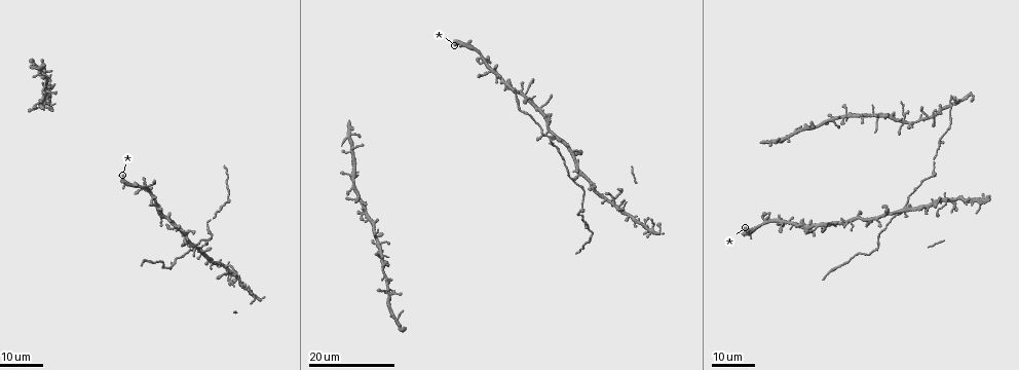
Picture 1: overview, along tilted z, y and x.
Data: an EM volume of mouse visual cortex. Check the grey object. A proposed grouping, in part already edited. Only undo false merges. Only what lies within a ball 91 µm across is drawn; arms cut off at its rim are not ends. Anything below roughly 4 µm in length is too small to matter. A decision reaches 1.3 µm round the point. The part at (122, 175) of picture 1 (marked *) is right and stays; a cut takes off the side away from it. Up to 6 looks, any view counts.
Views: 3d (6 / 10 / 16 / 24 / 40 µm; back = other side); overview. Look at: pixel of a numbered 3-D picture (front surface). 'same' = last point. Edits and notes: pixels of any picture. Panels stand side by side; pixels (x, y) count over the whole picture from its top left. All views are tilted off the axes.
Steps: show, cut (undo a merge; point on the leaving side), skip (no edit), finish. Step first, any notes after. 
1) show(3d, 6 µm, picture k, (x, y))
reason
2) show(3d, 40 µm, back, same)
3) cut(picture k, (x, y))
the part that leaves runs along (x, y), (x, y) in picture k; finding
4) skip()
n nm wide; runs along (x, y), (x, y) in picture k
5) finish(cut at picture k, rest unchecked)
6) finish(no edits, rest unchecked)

show(3d, 16 µm, picture 1, (199, 242))
three arms meet

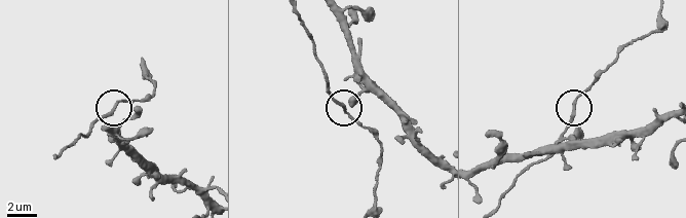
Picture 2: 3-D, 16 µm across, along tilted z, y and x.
show(3d, 6 µm, picture 2, (572, 116))

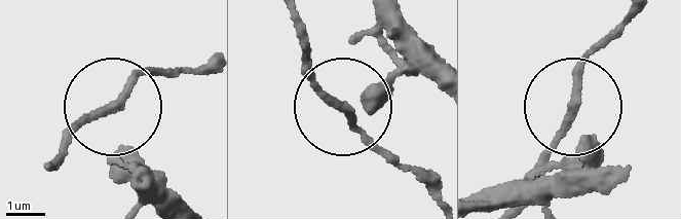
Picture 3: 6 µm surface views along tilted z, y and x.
skip()
3 arms; all the same cell

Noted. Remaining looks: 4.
show(3d, 16 µm, picture 1, (614, 204))

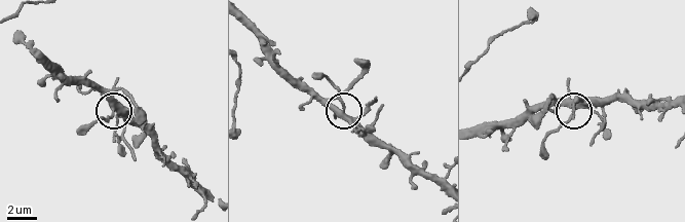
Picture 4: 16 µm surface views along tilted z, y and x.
show(3d, 6 µm, picture 4, (115, 107))

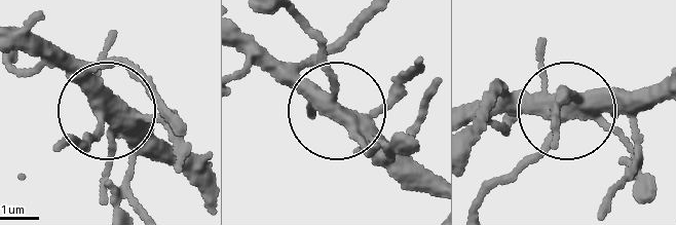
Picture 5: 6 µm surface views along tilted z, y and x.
skip()
side arm 5 µm; runs along (247, 33), (330, 112), (304, 20) in picture 5; continuous, no second cell

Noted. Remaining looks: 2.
show(3d, 16 µm, picture 1, (905, 118))
thin arm on a thick one

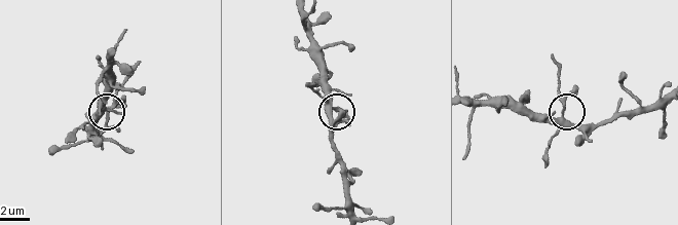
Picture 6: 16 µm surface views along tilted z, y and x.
show(3d, 10 µm, picture 6, (563, 112))

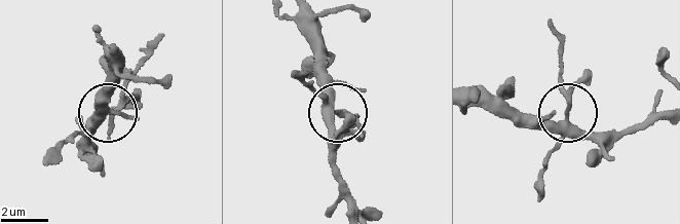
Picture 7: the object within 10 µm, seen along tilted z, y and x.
skip()
290 nm wide; runs along (474, 105), (558, 122), (567, 110), (561, 62) in picture 7; continuous, no second cell

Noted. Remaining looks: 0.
finish(no edits, rest unchecked)

